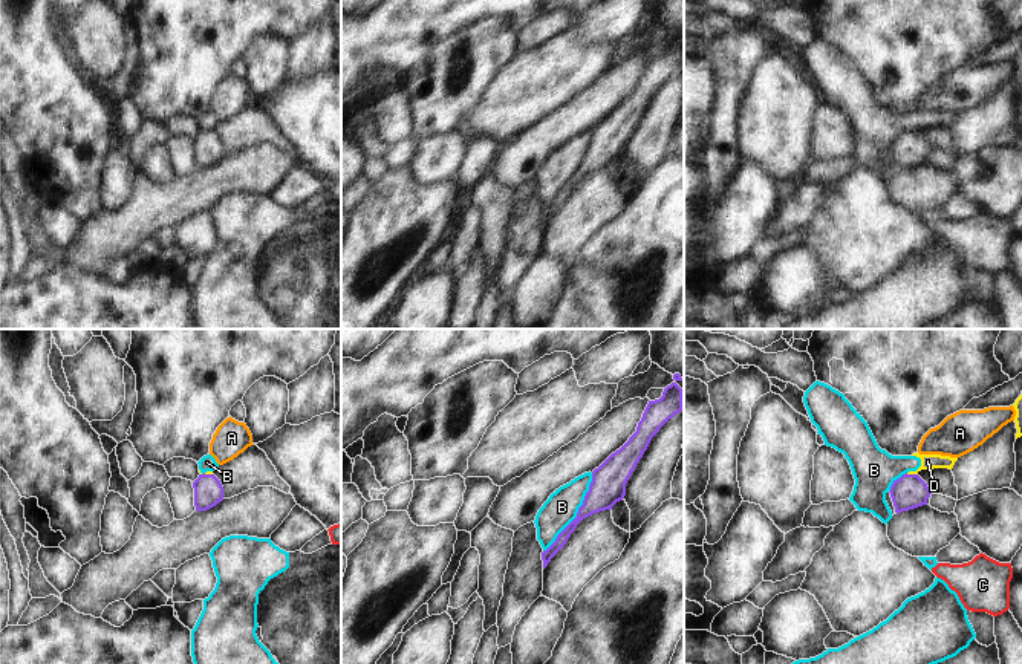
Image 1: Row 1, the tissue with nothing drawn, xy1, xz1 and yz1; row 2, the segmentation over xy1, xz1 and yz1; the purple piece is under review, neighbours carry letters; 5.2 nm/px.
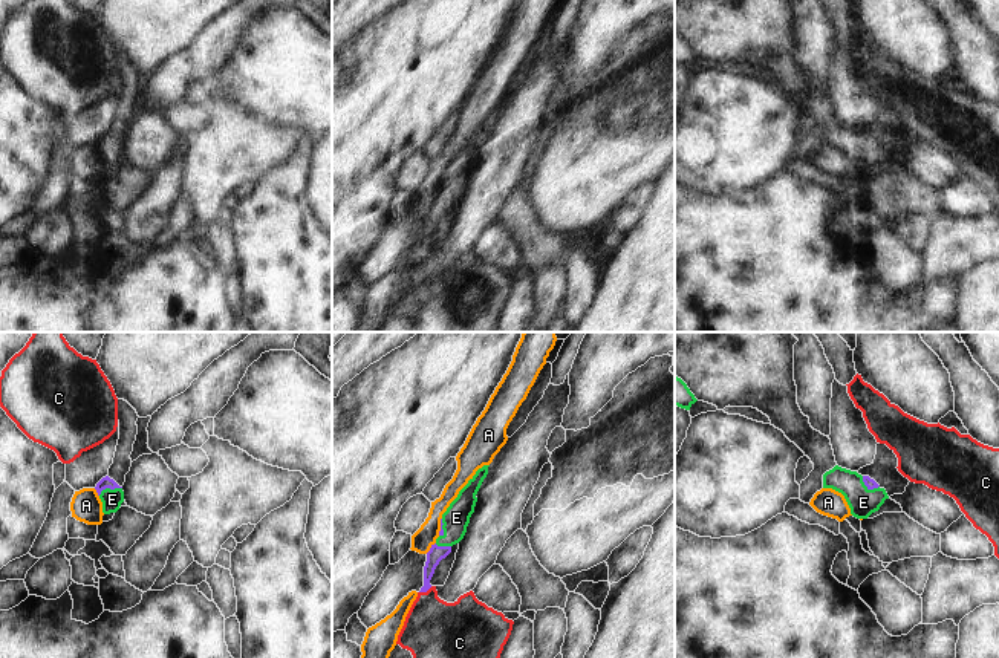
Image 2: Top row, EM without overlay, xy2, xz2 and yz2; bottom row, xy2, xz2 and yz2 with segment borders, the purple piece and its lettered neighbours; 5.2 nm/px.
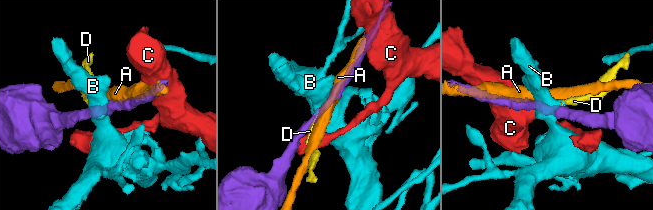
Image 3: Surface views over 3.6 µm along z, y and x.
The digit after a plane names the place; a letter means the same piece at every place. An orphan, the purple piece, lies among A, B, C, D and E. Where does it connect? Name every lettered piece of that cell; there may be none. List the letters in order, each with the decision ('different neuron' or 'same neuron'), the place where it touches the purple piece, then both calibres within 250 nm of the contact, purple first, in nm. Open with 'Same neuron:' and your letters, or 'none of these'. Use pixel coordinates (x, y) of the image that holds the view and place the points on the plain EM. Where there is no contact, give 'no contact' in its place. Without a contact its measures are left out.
Same neuron: E
A: different neuron; meets purple in xz2 at (430, 205); 80 nm thick on the purple side, 110 nm on the other
B: different neuron; meets purple in xz1 at (577, 170); 190 nm thick on the purple side, 170 nm on the other
C: different neuron; meets purple in xz2 at (426, 248); 80 nm thick on the purple side, 360 nm on the other
D: different neuron; meets purple in yz1 at (912, 132); 180 nm thick on the purple side, 80 nm on the other
E: same neuron; meets purple in xy2 at (109, 144); 60 nm thick on the purple side, 110 nm on the other

